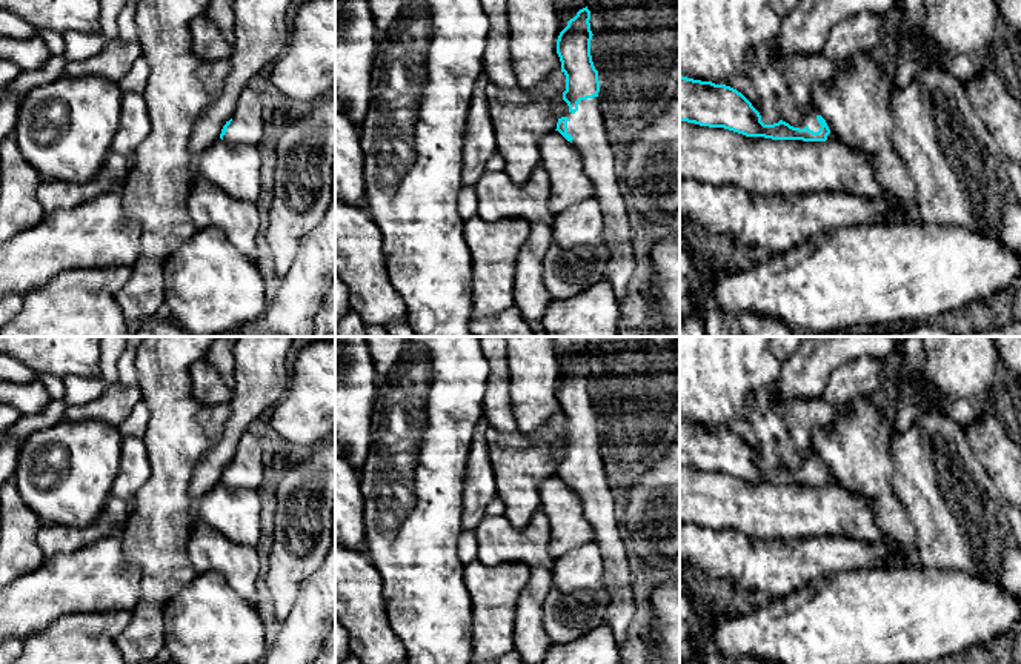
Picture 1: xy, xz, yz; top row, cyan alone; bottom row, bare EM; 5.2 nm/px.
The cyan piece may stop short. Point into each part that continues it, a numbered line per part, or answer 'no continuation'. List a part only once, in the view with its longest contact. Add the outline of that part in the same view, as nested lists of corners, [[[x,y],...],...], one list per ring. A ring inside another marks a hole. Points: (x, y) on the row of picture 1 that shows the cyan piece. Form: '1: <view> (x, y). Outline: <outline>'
1: yz (809, 117). Outline: [[[812,105],[804,114],[803,118],[798,124],[793,124],[793,128],[800,128],[804,129],[806,126],[813,131],[818,132],[820,131],[820,123],[816,120],[816,117],[820,115],[820,112],[816,111],[816,106]]]

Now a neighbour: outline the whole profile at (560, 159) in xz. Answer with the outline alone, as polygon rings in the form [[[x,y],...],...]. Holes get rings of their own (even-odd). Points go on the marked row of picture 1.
[[[558,131],[538,141],[540,166],[550,180],[549,209],[554,215],[592,198],[592,184],[584,174],[581,155]]]

